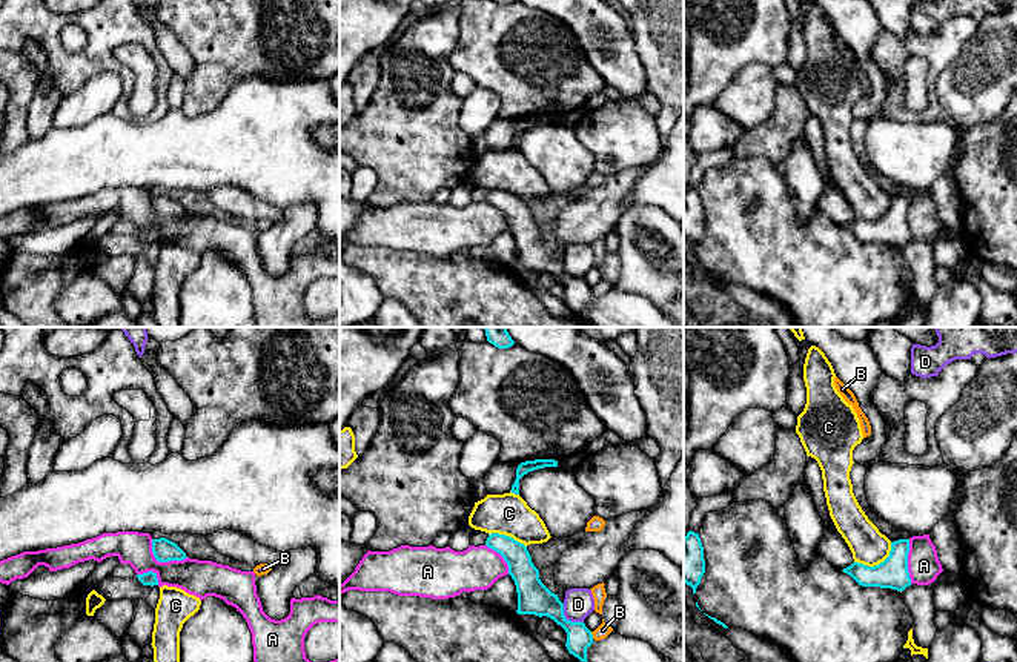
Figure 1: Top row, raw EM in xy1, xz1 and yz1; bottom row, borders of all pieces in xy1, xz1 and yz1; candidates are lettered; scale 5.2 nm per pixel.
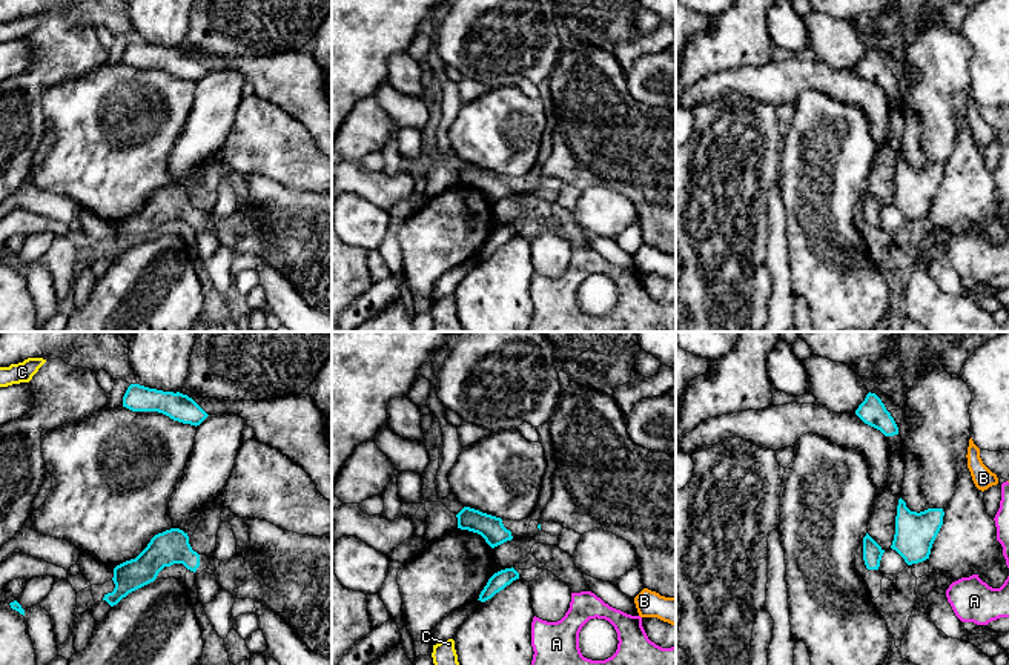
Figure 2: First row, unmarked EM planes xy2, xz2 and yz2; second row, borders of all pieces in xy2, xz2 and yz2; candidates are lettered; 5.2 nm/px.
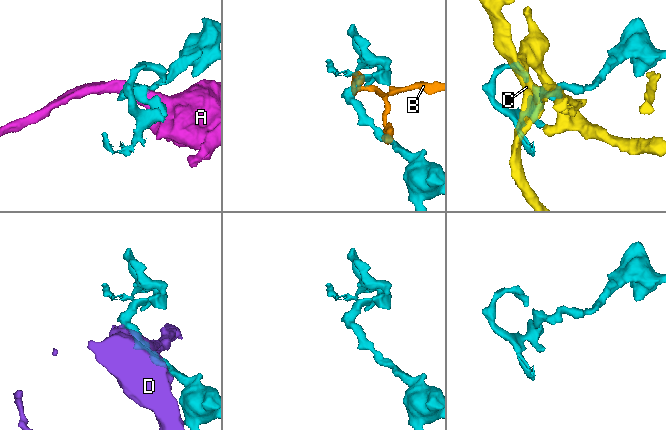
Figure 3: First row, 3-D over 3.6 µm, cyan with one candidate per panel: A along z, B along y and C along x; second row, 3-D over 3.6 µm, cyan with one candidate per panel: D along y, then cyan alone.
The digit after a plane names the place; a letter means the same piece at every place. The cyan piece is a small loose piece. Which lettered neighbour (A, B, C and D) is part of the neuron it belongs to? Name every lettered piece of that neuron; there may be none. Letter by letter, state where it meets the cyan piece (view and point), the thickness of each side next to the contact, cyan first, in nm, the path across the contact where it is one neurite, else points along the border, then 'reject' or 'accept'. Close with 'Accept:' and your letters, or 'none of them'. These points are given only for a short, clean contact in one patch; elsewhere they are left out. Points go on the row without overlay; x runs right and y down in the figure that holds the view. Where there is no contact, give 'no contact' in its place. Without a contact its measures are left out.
A: meets cyan in xy1 at (162, 217); 120 nm thick on the cyan side, 190 nm on the other; border along xy1 (151, 195), (151, 208), (159, 217), (182, 217), (186, 214); reject
B: meets cyan in xz1 at (592, 291); 140 nm thick on the cyan side, 70 nm on the other; reject
C: meets cyan in yz1 at (879, 220); 160 nm thick on the cyan side, 190 nm on the other; border along yz1 (891, 198), (890, 209), (877, 220), (864, 221), (854, 218); reject
D: meets cyan in xz1 at (566, 275); 180 nm thick on the cyan side, 160 nm on the other; border along xz1 (563, 260), (563, 269), (567, 275), (583, 278); reject
Accept: none of them

